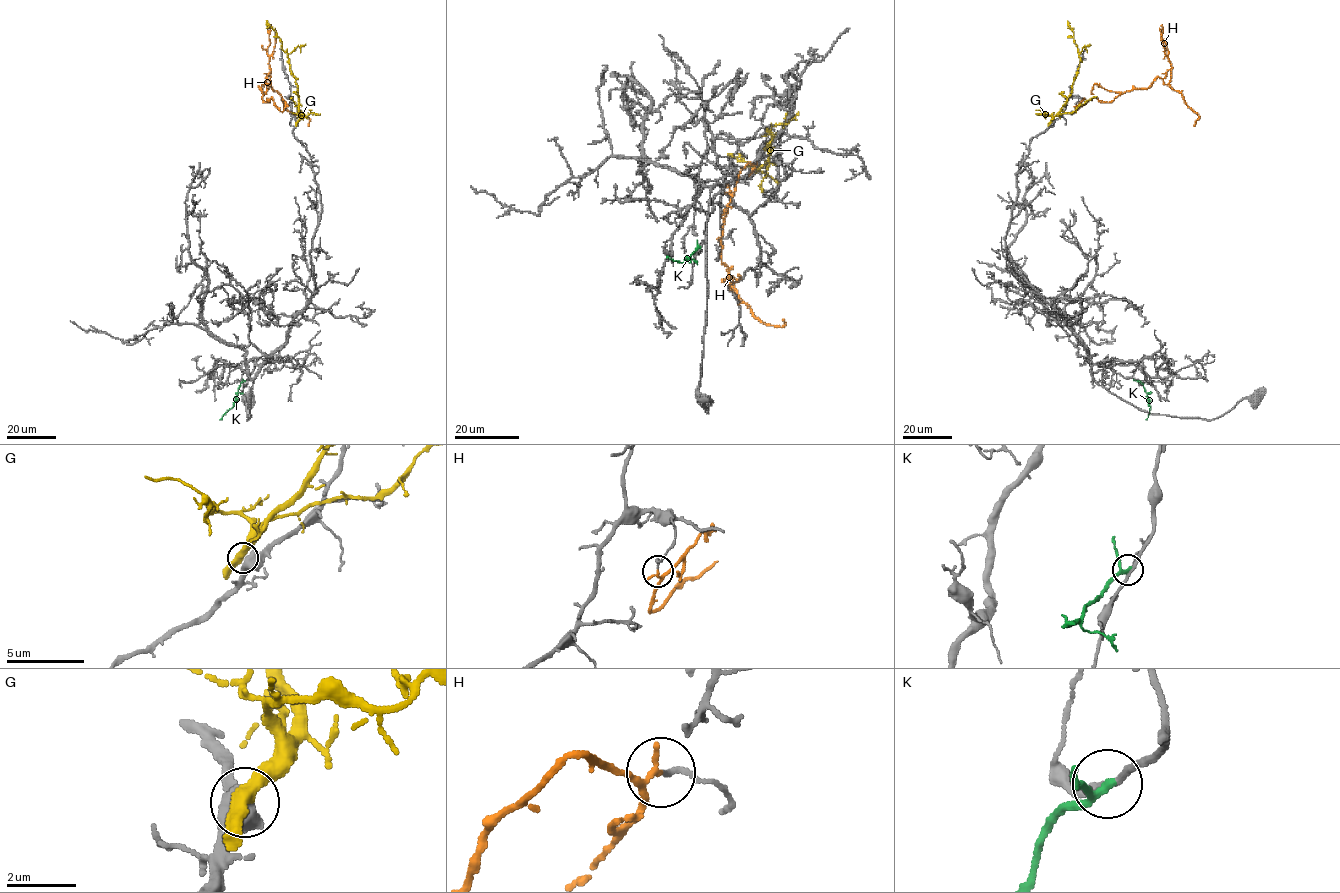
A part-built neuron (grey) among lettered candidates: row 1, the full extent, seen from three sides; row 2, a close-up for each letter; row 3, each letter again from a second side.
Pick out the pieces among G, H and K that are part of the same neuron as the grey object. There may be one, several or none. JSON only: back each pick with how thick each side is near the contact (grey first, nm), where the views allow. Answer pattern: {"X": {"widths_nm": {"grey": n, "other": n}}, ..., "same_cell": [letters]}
{"same_cell": []}

